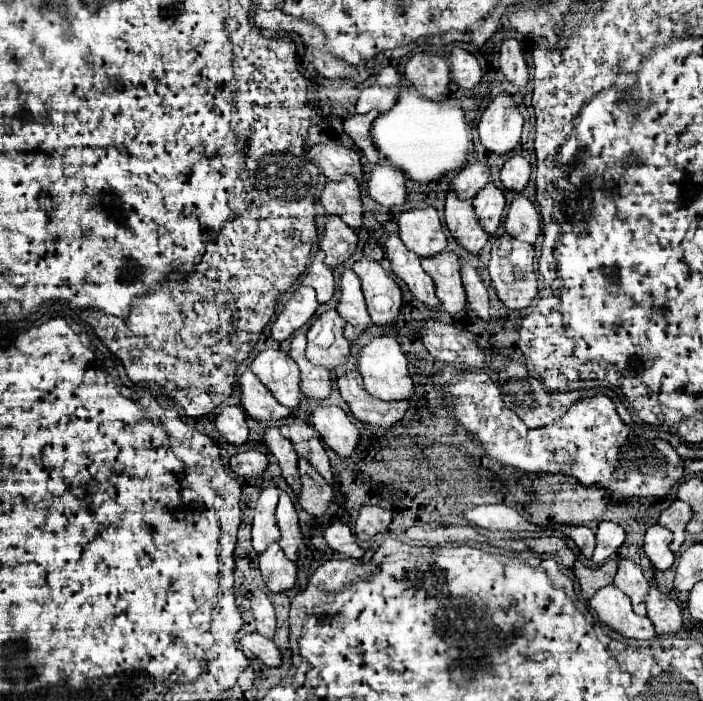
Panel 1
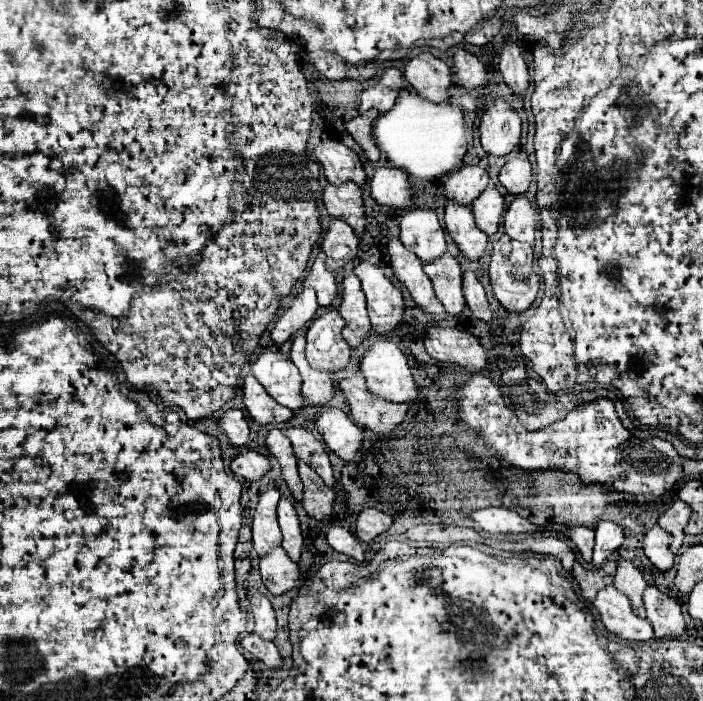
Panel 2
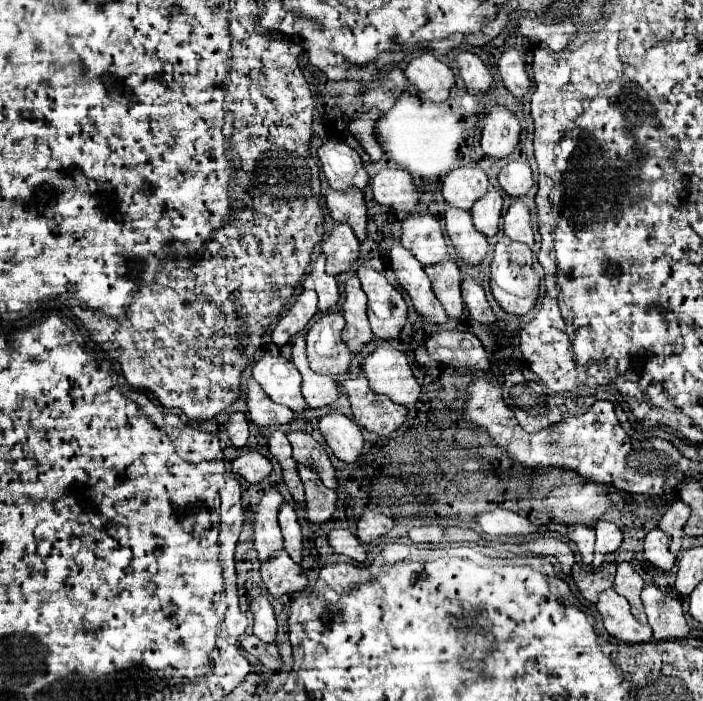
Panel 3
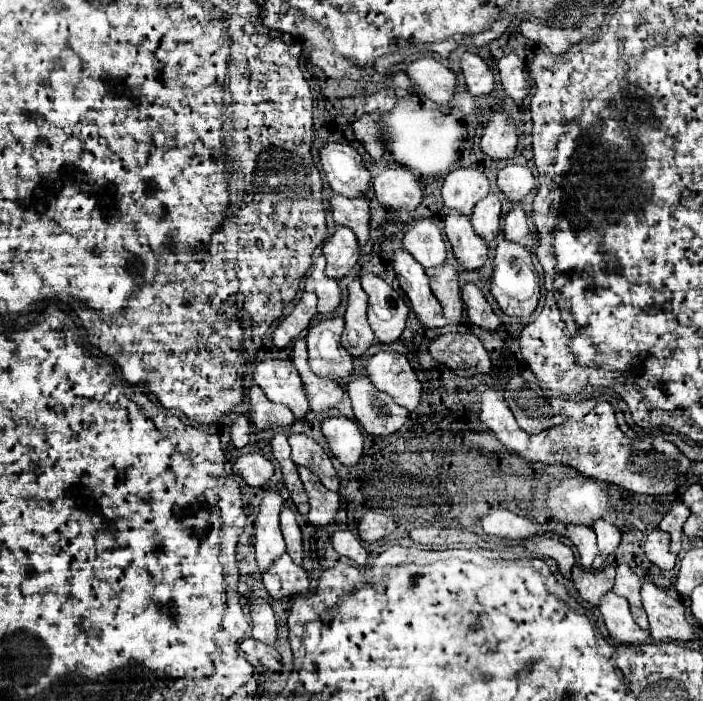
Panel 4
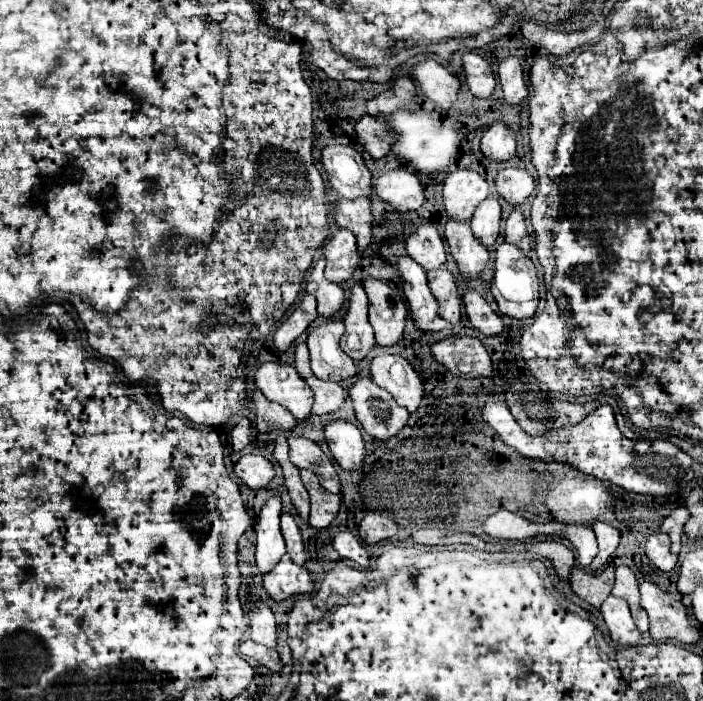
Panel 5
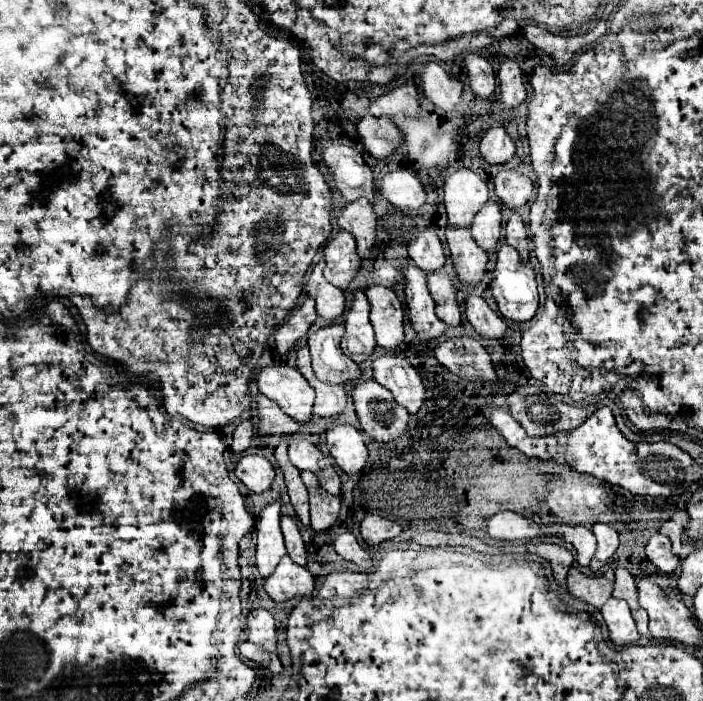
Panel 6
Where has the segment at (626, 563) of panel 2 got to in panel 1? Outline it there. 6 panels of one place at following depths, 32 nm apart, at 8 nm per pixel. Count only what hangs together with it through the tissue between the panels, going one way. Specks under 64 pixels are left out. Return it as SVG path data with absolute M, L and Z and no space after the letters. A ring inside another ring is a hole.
M620 560L618 564L618 572L614 578L614 586L618 590L622 590L634 606L634 612L638 616L646 616L646 606L644 606L644 592L648 592L650 584L644 578L642 570L638 564L634 564L632 560Z

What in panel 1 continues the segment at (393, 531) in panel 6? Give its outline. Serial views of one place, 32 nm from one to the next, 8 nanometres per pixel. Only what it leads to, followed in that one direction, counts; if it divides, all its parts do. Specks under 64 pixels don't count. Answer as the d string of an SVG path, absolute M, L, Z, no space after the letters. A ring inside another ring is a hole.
M364 506L358 514L358 520L356 520L356 538L358 540L370 540L374 538L378 532L386 530L392 522L392 514L390 510L384 510L384 508L378 508L378 506Z

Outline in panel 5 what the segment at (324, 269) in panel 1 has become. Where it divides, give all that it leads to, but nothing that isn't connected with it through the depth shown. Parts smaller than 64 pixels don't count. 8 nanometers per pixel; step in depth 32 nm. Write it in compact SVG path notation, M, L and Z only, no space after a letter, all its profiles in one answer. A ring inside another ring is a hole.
M324 258L314 262L308 282L306 282L306 292L312 294L318 302L318 314L324 318L334 318L344 304L344 290L338 284L332 284L324 278Z

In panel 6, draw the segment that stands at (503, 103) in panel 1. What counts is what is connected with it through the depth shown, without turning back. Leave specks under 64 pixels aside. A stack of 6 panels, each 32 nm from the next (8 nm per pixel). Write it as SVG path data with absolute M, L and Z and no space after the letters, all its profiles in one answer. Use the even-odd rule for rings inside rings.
M492 128L480 140L480 154L488 164L504 164L514 156L514 142L504 128Z

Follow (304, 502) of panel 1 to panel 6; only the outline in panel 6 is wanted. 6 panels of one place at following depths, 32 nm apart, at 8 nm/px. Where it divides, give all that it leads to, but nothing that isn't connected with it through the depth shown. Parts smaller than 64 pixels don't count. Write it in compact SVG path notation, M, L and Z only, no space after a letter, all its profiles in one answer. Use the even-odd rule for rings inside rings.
M302 472L302 480L310 496L310 522L312 522L310 526L316 532L324 532L336 522L340 514L340 498L328 496L328 492L320 488L316 476L312 476L310 472Z

